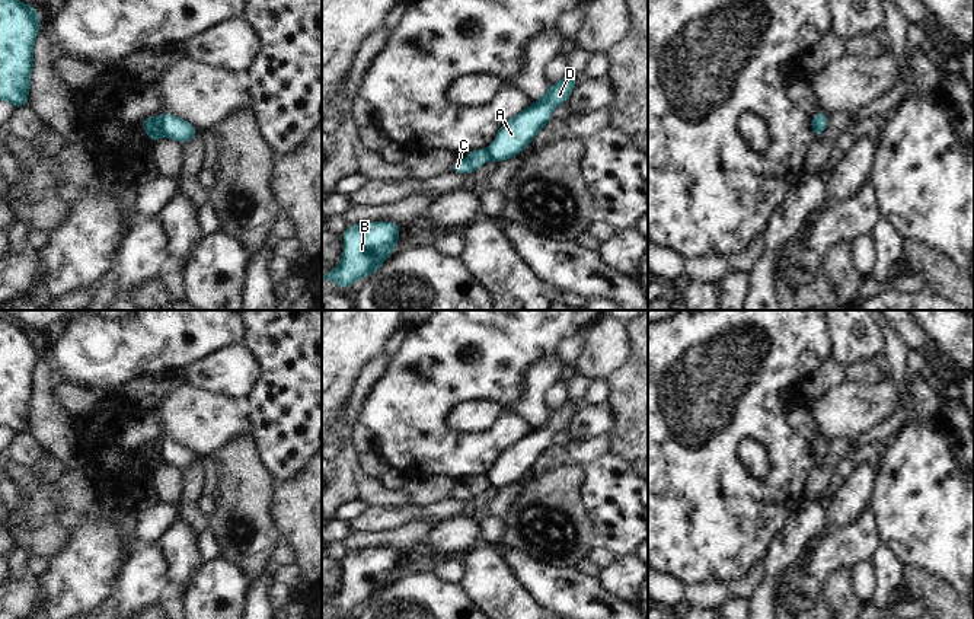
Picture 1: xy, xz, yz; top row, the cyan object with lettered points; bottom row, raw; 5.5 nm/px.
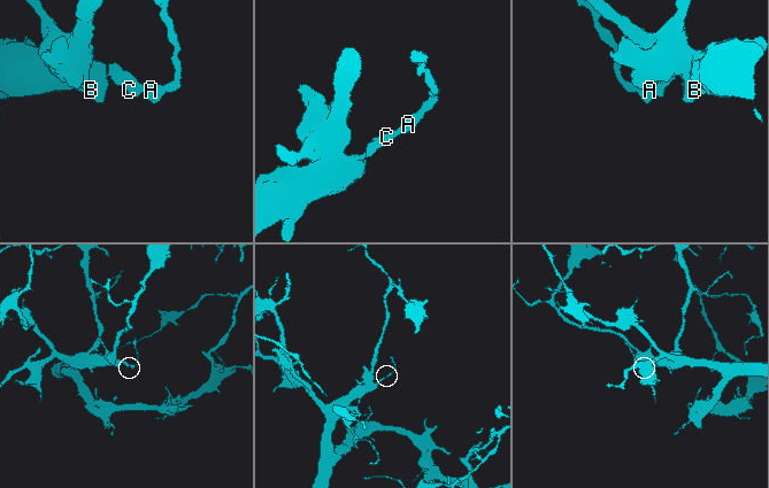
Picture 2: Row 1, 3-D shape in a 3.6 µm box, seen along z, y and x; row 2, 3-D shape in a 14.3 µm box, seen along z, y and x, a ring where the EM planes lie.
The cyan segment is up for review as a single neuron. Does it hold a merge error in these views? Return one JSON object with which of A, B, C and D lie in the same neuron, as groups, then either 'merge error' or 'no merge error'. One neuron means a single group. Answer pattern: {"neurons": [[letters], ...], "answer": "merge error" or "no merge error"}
{"neurons": [["A", "D"], ["B", "C"]], "answer": "merge error"}

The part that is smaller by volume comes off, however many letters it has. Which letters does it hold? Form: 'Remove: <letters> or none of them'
Remove: A, D

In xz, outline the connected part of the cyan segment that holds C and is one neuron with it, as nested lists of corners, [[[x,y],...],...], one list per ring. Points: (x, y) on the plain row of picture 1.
[[[469,476],[467,478],[467,486],[462,488],[457,485],[448,498],[453,500],[466,500],[470,501],[473,500],[478,494],[485,491],[488,486],[491,486],[489,481],[486,476]]]

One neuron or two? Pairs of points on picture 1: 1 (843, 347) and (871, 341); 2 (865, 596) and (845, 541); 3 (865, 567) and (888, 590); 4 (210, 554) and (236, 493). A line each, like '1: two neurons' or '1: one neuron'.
1: one neuron
2: two neurons
3: two neurons
4: two neurons

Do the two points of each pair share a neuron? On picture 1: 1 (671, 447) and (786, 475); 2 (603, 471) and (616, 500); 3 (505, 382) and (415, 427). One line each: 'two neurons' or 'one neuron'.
1: one neuron
2: one neuron
3: one neuron

